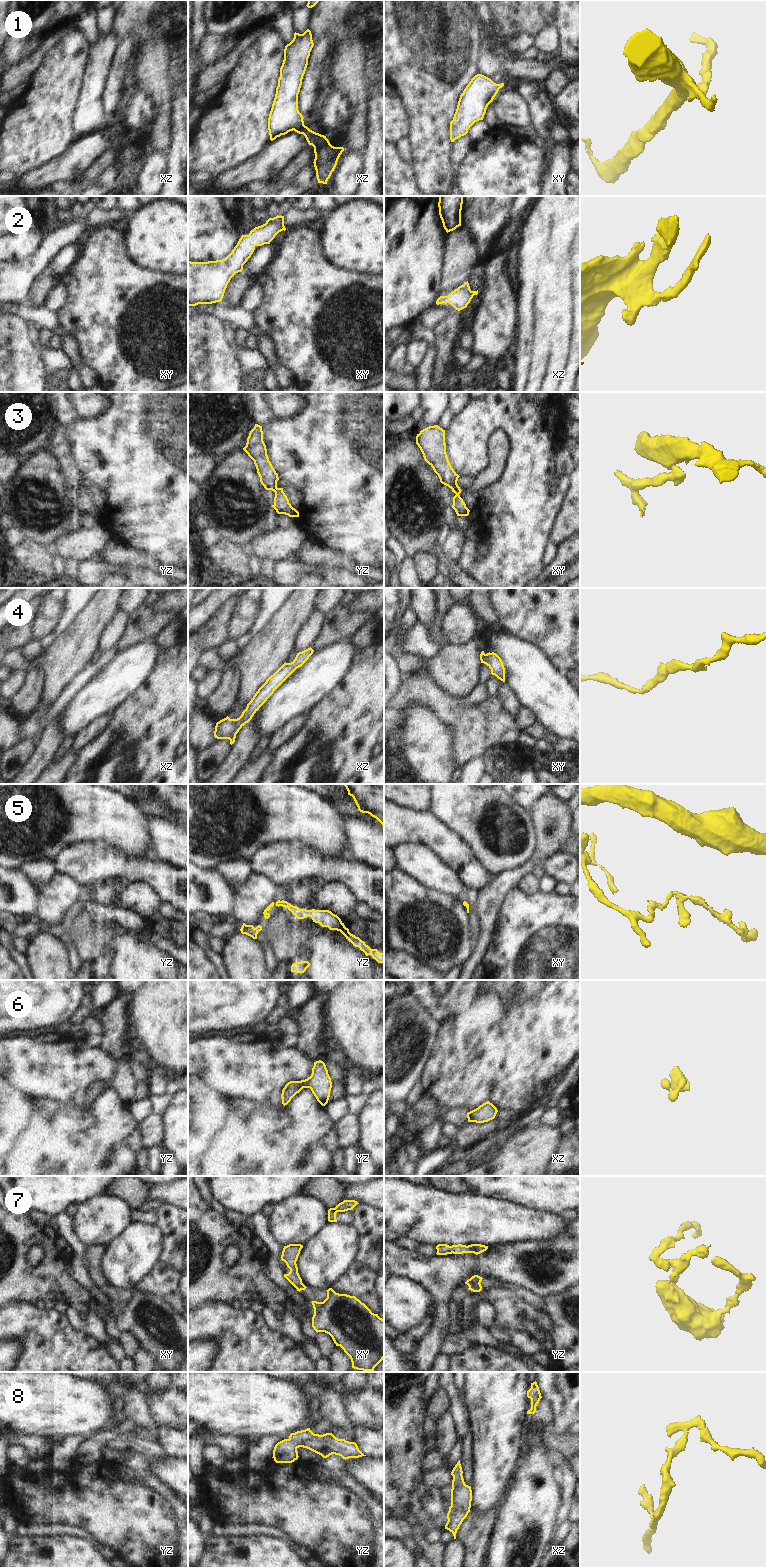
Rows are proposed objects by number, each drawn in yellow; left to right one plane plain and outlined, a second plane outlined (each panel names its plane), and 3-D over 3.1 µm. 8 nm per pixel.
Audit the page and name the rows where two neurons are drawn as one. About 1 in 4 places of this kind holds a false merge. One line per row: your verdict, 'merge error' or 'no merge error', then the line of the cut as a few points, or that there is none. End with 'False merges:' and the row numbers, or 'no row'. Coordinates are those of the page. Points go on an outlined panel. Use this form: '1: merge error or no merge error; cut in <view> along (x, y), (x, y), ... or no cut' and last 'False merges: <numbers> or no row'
1: no merge error; no cut
2: no merge error; no cut
3: merge error; cut in xy along (452, 489), (458, 494)
4: no merge error; no cut
5: no merge error; no cut
6: no merge error; no cut
7: no merge error; no cut
8: no merge error; no cut
False merges: 3

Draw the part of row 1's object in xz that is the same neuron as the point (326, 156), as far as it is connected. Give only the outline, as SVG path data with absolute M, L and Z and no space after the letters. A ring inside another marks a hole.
M309 29L303 34L295 32L293 40L285 46L278 86L268 118L268 130L271 141L293 130L303 134L308 144L314 147L313 163L318 183L327 184L344 148L332 146L326 136L305 126L298 110L298 94L313 46Z

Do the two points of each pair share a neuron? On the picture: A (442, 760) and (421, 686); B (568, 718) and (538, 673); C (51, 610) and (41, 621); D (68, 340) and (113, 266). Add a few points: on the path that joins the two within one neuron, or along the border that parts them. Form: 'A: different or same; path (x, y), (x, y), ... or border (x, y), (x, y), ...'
A: different; border (404, 709), (412, 705), (427, 706), (444, 723)
B: same; path (559, 707), (538, 684)
C: same; path (48, 613), (44, 618)
D: different; border (69, 334), (76, 344), (80, 358)

